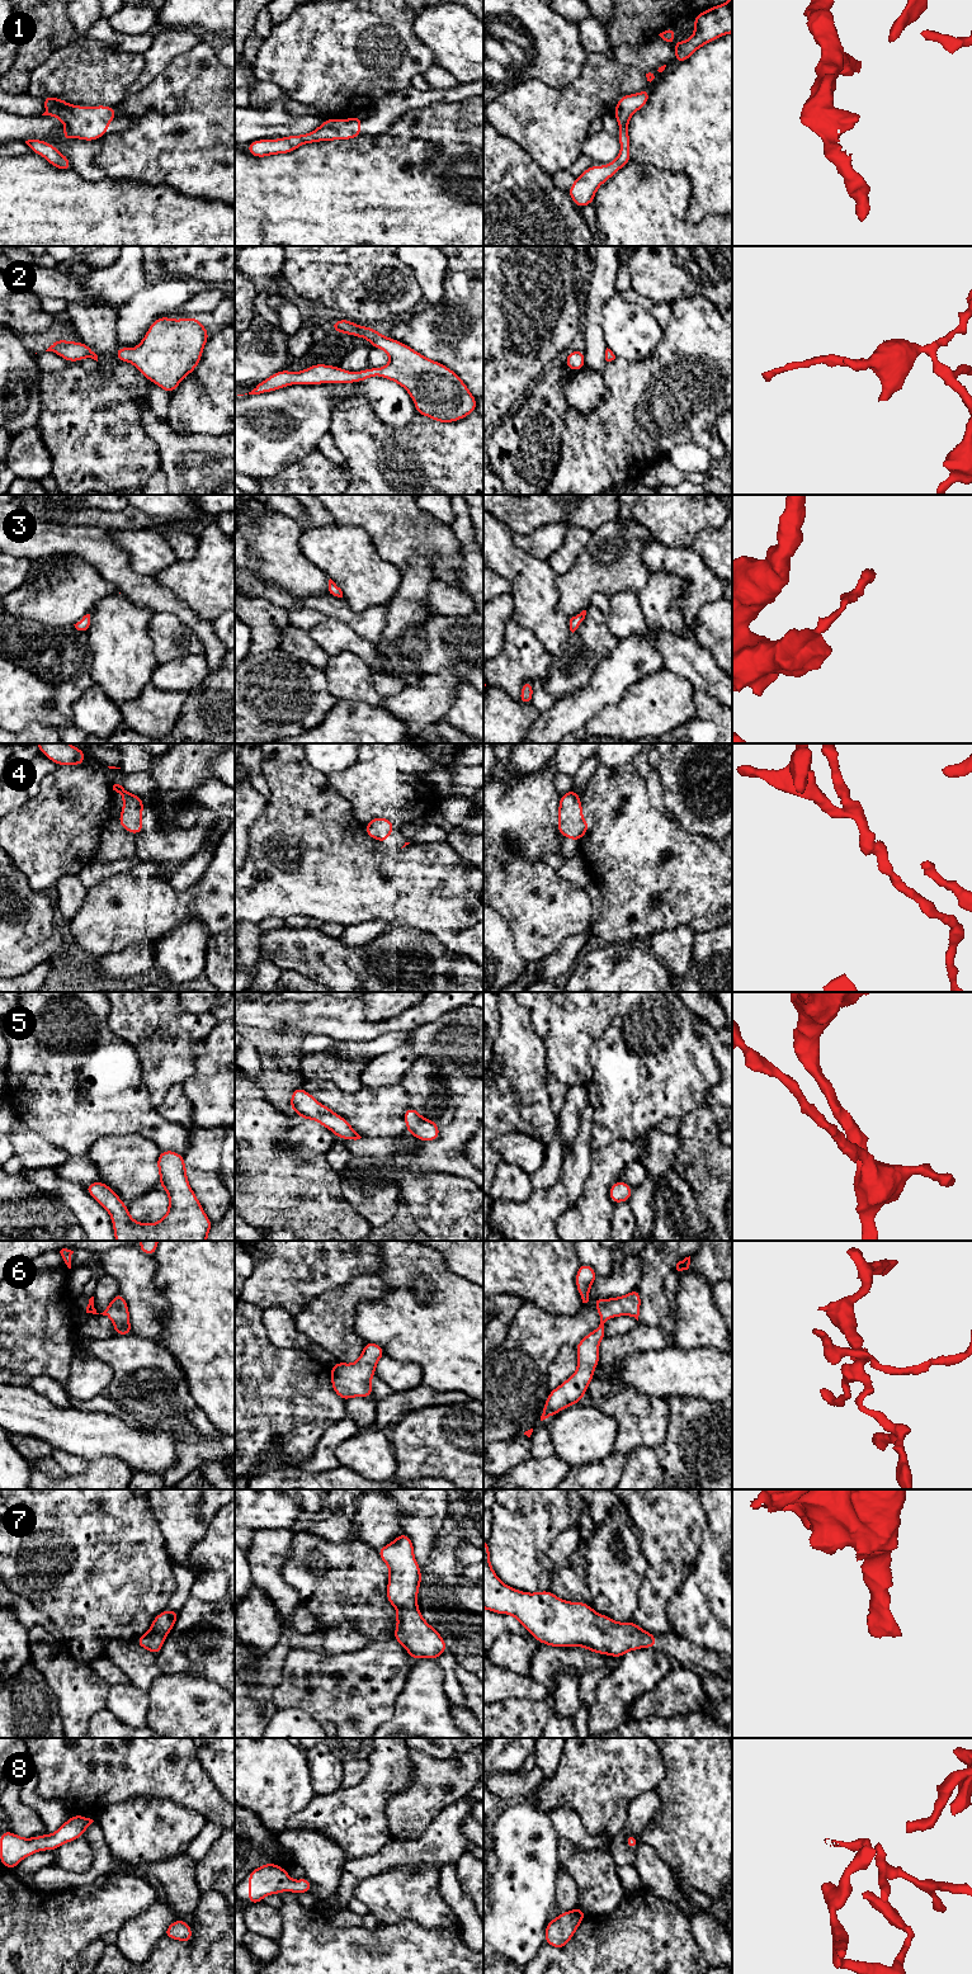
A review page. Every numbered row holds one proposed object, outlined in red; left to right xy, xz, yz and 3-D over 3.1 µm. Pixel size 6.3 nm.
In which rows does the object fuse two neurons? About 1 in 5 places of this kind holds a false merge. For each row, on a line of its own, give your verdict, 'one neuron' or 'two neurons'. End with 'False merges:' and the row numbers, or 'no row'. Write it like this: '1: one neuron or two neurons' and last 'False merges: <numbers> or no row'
1: one neuron
2: one neuron
3: one neuron
4: one neuron
5: one neuron
6: one neuron
7: one neuron
8: one neuron
False merges: no row

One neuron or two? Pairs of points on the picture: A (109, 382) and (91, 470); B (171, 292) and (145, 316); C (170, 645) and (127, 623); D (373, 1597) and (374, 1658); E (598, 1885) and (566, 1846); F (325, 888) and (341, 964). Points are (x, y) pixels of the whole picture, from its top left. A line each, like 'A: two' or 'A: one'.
A: one
B: one
C: two
D: two
E: one
F: two

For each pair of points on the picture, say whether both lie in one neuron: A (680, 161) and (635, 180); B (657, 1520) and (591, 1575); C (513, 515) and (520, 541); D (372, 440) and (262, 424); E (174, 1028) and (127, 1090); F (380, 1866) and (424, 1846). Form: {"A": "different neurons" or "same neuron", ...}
{"A": "different neurons", "B": "different neurons", "C": "different neurons", "D": "different neurons", "E": "different neurons", "F": "same neuron"}

